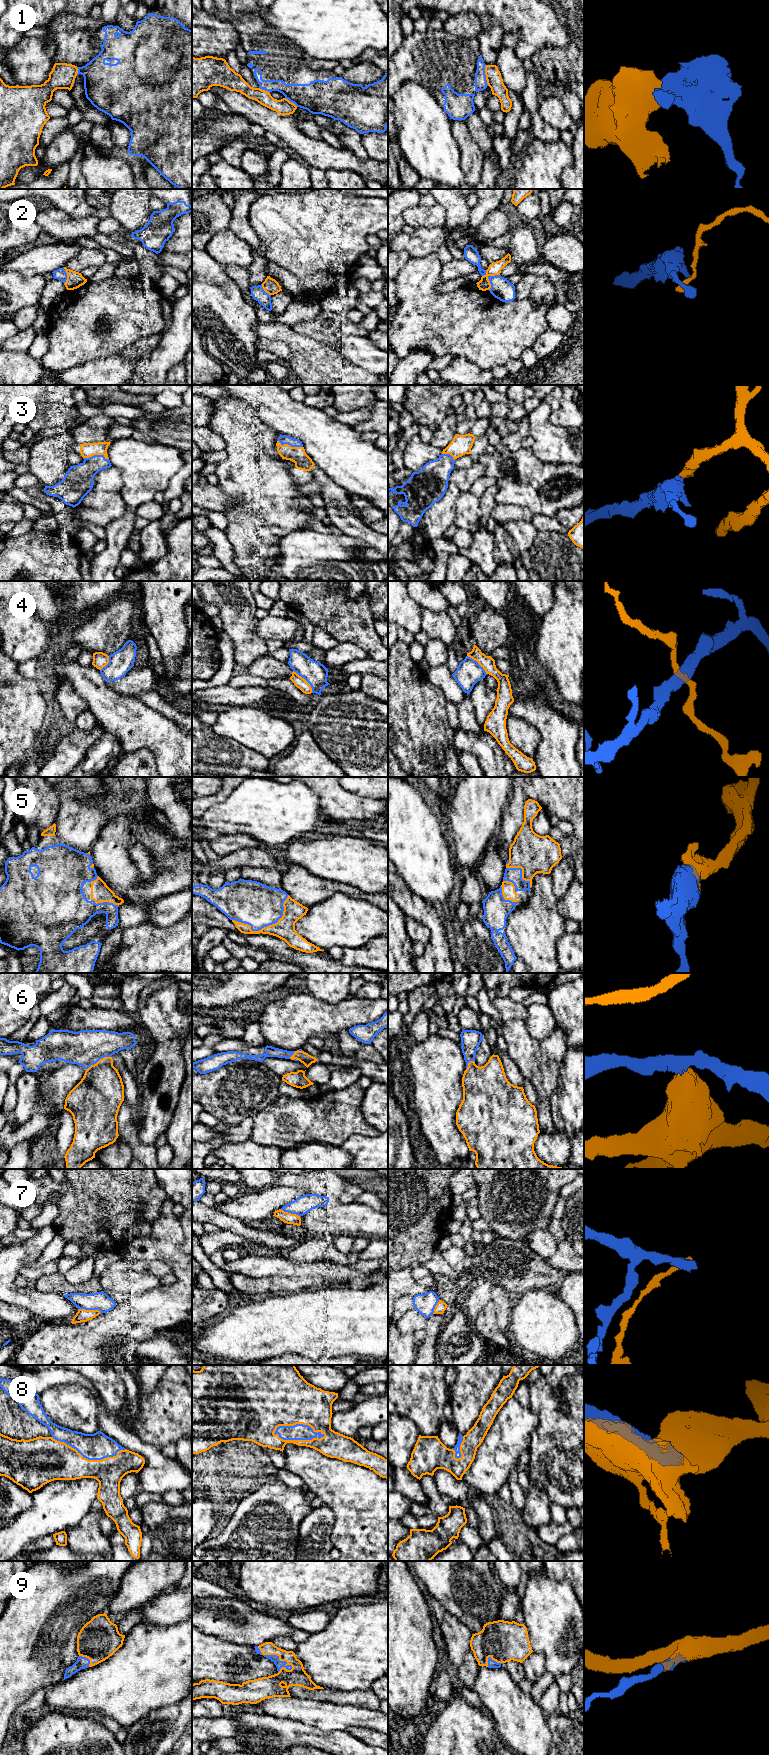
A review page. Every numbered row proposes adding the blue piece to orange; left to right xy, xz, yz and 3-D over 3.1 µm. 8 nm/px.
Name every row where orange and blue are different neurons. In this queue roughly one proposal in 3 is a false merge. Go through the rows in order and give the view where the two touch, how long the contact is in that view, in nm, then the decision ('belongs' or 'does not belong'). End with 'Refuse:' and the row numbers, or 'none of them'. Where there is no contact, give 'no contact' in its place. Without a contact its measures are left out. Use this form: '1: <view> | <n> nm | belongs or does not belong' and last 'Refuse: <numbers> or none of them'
1: yz | 170 nm | does not belong
2: yz | 160 nm | does not belong
3: xy | 200 nm | belongs
4: xz | 240 nm | does not belong
5: xz | 500 nm | belongs
6: xy | 220 nm | belongs
7: xy | 190 nm | does not belong
8: xz | 420 nm | belongs
9: xz | 340 nm | belongs
Refuse: 1, 2, 4, 7

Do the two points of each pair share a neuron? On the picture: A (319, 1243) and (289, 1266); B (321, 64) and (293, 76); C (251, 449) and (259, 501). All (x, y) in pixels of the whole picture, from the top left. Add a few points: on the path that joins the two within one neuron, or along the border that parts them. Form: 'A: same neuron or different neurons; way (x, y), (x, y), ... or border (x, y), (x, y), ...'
A: different neurons; border (280, 1254), (293, 1261), (320, 1261)
B: different neurons; border (303, 57), (306, 64), (314, 69), (332, 70)
C: same neuron; way (251, 462), (251, 477), (259, 485), (259, 488)

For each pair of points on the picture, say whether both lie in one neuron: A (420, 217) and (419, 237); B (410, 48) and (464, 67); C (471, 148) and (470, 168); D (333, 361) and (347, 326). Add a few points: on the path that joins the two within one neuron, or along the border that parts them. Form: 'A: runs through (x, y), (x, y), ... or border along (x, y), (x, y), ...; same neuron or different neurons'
A: border along (442, 226), (418, 227), (415, 229); different neurons
B: runs through (423, 54), (451, 55); same neuron
C: runs through (471, 153), (471, 163); same neuron
D: border along (309, 338), (328, 344), (331, 347); different neurons

